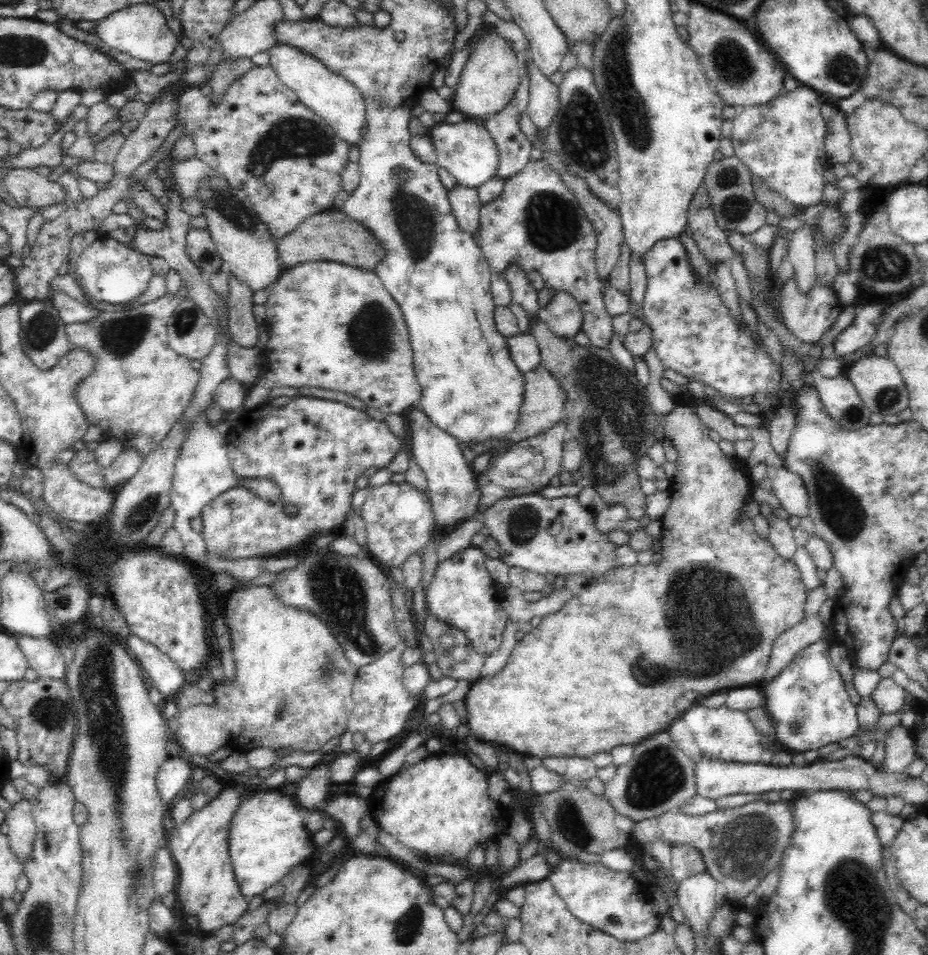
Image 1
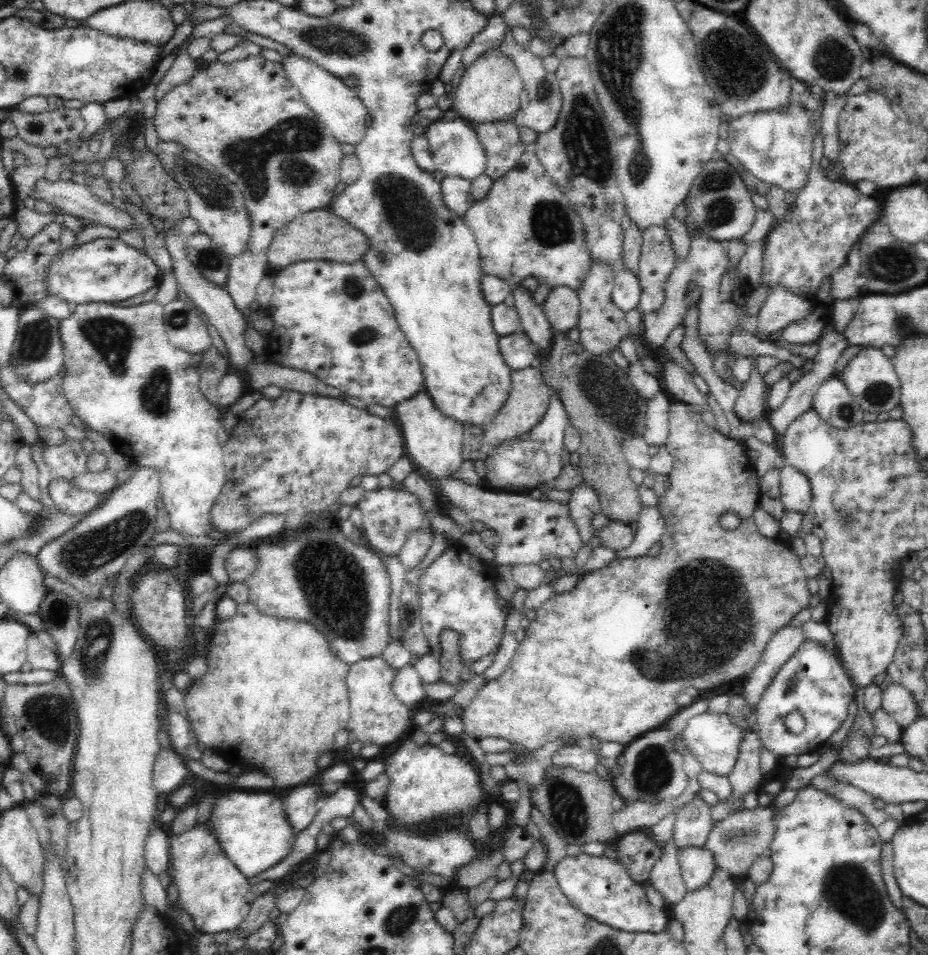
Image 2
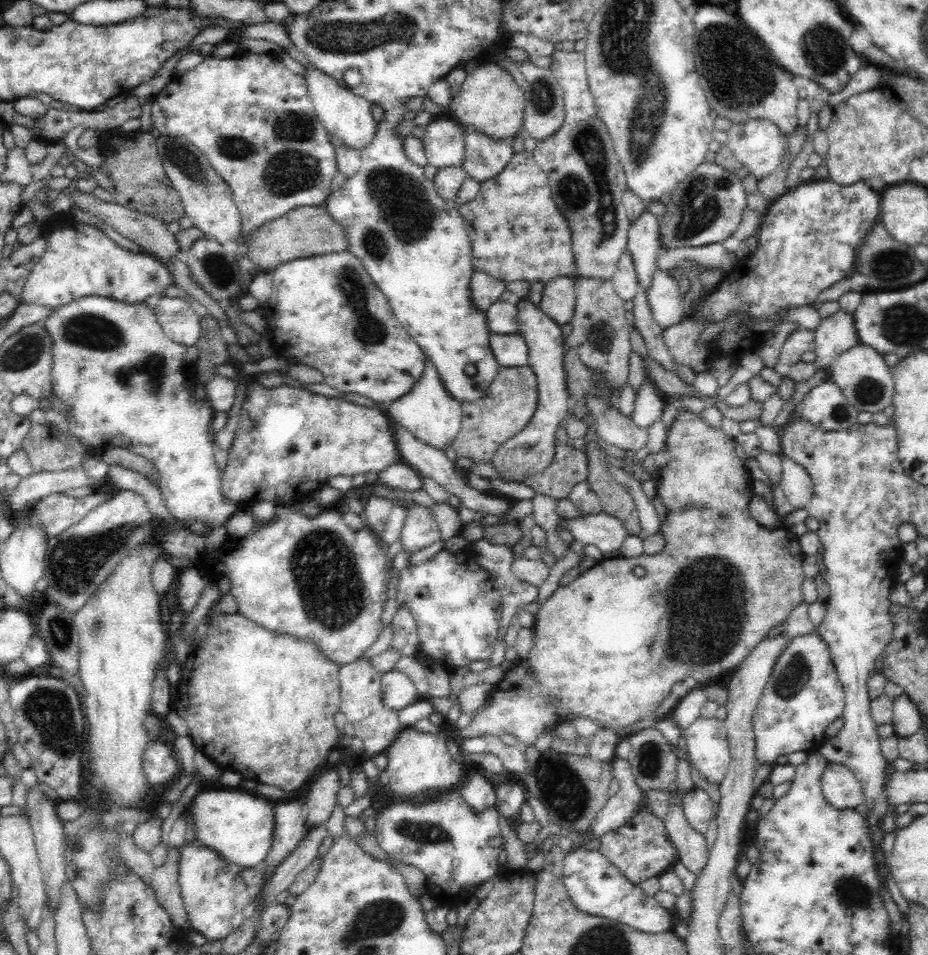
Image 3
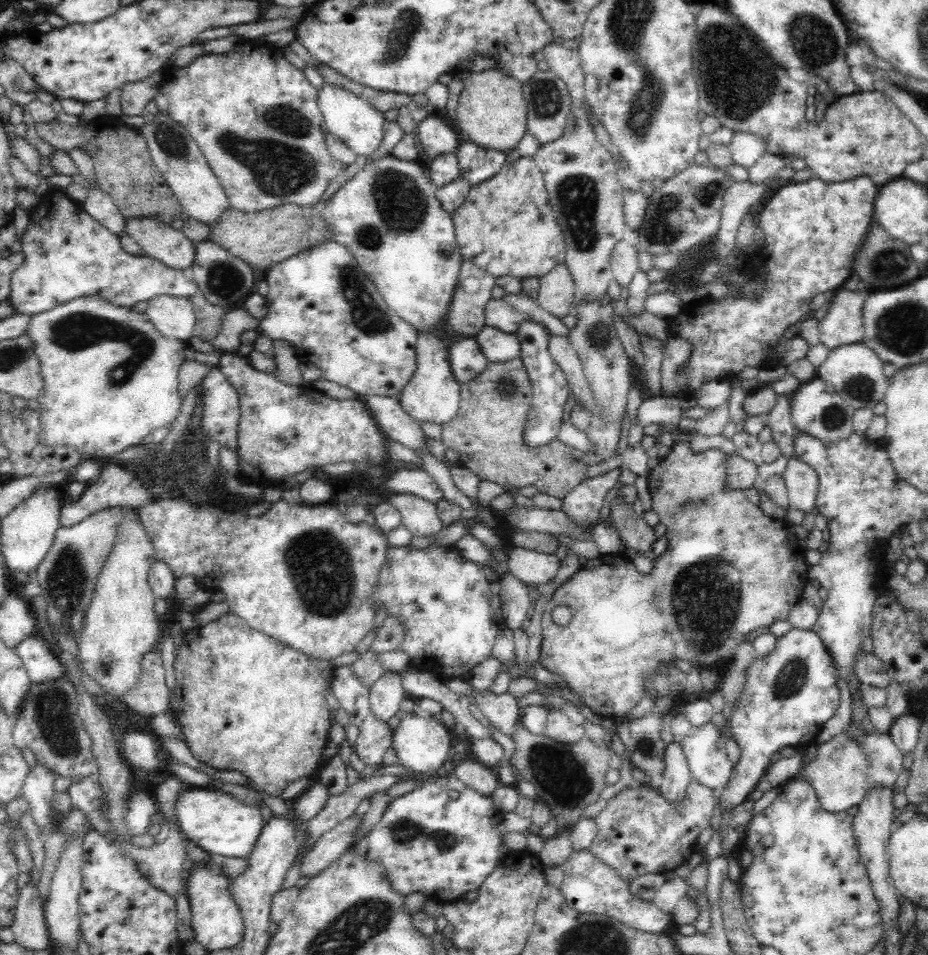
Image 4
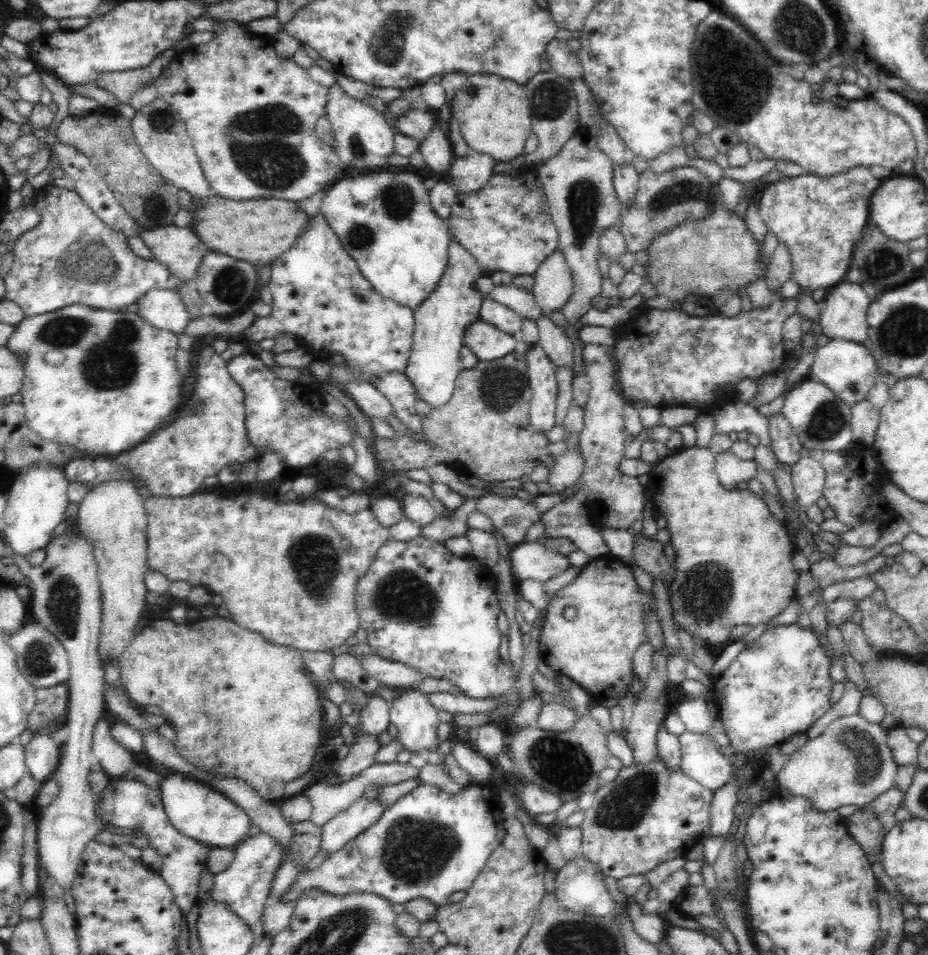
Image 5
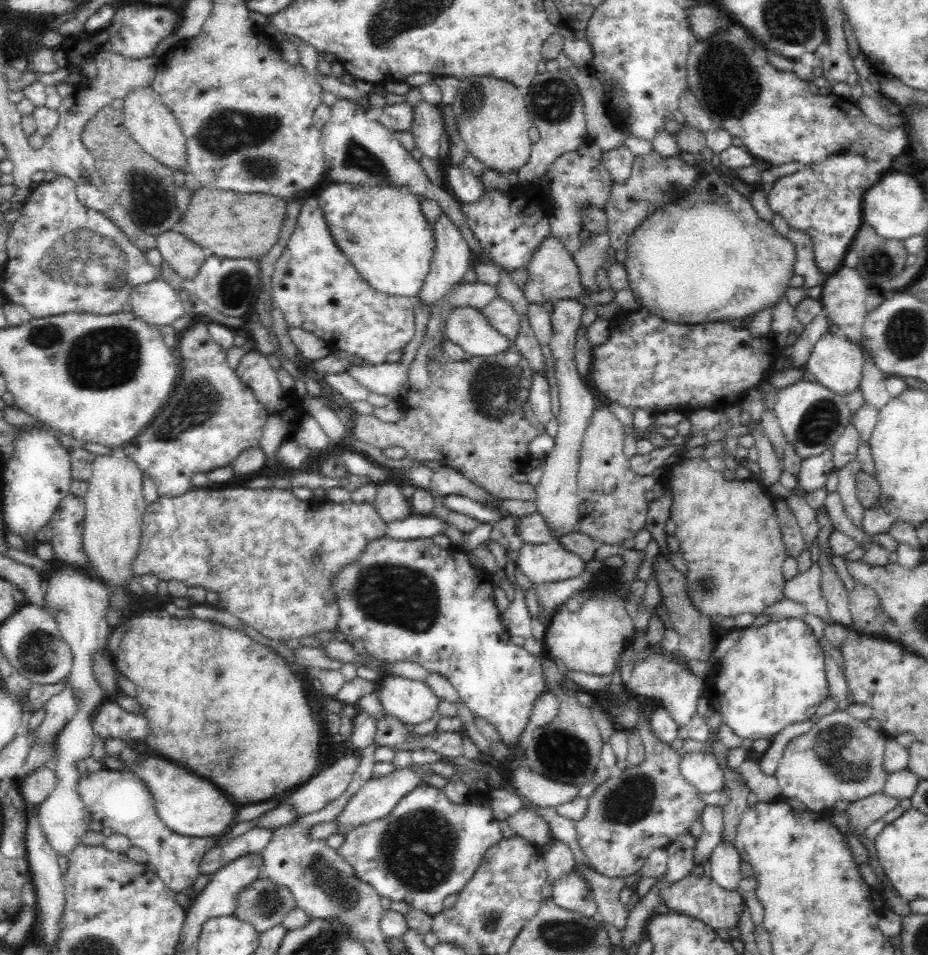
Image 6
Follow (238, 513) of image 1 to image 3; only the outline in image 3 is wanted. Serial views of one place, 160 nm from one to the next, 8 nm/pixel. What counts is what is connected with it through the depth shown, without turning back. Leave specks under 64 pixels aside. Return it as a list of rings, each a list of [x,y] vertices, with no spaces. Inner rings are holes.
[[[248,378],[240,420],[221,473],[221,496],[238,510],[251,508],[263,501],[273,502],[278,507],[295,505],[307,501],[312,492],[328,484],[331,476],[379,473],[401,460],[392,423],[382,410],[354,404],[344,398],[329,398],[293,385],[264,388],[257,383],[257,379]]]

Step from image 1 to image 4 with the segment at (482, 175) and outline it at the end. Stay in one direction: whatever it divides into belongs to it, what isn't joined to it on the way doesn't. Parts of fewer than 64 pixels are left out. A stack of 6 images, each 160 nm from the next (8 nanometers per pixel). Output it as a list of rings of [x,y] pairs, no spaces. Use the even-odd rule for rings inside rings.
[[[433,114],[422,120],[414,133],[422,142],[422,154],[428,162],[440,155],[456,153],[462,137],[460,132],[450,128],[450,124]]]

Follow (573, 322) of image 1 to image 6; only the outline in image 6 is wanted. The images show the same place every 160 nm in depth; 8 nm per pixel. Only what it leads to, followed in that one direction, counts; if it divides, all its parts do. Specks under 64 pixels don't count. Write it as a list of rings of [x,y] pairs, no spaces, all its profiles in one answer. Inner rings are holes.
[[[550,235],[539,244],[534,251],[534,256],[527,266],[529,279],[523,286],[526,300],[529,303],[544,304],[546,302],[564,299],[579,299],[590,295],[590,289],[581,283],[579,268],[575,260],[570,256],[566,247],[554,237]]]

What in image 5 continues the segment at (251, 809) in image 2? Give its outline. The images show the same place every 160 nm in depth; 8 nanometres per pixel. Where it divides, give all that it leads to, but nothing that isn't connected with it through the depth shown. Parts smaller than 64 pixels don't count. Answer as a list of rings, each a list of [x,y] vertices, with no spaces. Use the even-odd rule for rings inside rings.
[[[180,773],[170,774],[158,782],[158,794],[174,828],[202,844],[234,850],[251,836],[252,822],[248,814],[232,799],[196,779],[184,777]]]

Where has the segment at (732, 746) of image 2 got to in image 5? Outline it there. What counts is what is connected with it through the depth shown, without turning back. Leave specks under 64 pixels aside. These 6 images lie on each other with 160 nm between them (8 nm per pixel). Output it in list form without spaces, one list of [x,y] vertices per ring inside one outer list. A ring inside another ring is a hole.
[[[686,730],[679,736],[679,743],[681,770],[686,776],[712,791],[722,788],[732,778],[732,762],[707,734]]]

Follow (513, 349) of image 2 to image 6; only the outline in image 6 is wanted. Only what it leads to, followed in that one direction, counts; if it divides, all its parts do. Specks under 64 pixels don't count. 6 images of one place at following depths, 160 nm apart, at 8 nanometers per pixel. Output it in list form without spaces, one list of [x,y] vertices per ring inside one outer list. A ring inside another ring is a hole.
[[[456,307],[446,317],[445,338],[461,346],[469,357],[489,357],[504,352],[512,341],[496,331],[474,307]]]

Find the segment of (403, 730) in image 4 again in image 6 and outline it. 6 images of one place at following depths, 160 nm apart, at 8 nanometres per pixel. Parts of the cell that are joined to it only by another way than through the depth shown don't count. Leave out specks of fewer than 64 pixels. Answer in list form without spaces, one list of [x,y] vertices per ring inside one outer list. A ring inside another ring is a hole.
[[[395,675],[381,677],[377,682],[376,691],[385,714],[400,719],[404,724],[414,725],[430,720],[436,713],[439,702],[439,698],[426,683]]]

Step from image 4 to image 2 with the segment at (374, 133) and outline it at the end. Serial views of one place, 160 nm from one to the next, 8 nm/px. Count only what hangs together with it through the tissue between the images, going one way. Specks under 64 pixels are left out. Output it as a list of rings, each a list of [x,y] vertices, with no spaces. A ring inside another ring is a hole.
[[[296,54],[283,56],[283,62],[280,64],[287,80],[300,92],[306,105],[338,142],[357,145],[364,138],[369,124],[369,113],[355,88],[350,88],[342,79],[330,74],[312,60]]]

